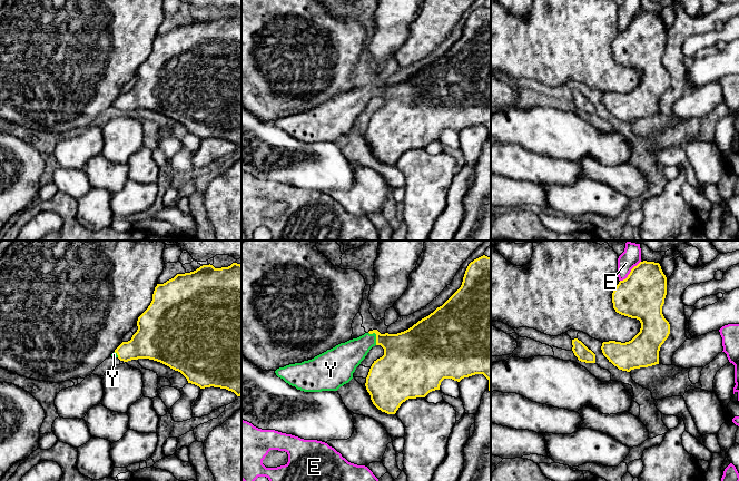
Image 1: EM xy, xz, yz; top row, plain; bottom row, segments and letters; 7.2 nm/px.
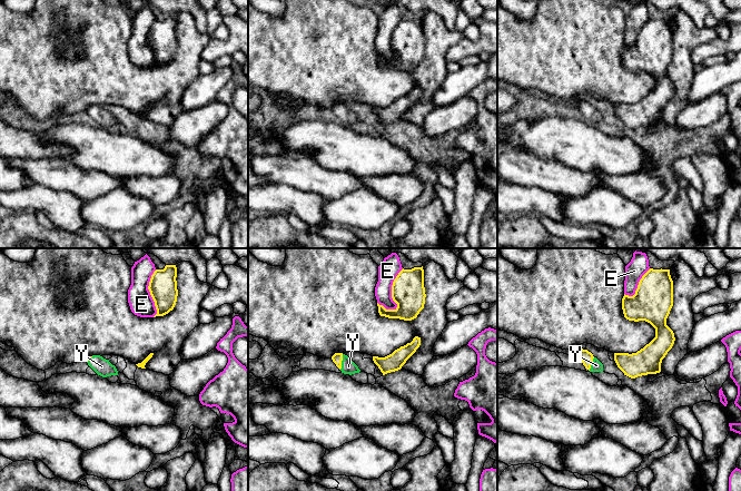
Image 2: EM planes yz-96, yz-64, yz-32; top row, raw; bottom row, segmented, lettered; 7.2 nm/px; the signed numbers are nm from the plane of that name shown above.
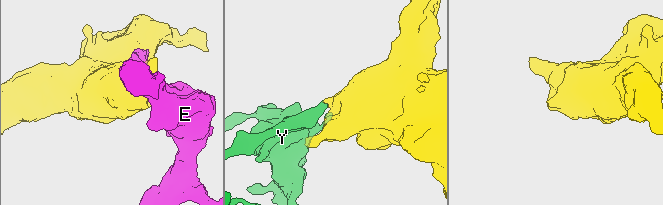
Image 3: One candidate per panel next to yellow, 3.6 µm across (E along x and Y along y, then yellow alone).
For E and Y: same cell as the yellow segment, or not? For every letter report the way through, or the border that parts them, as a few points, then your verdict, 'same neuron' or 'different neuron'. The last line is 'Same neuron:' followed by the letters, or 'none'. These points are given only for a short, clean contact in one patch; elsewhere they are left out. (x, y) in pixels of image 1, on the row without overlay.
E: different neuron
Y: way xz (405, 106), (392, 94), (376, 87), (348, 106); same neuron
Same neuron: Y

